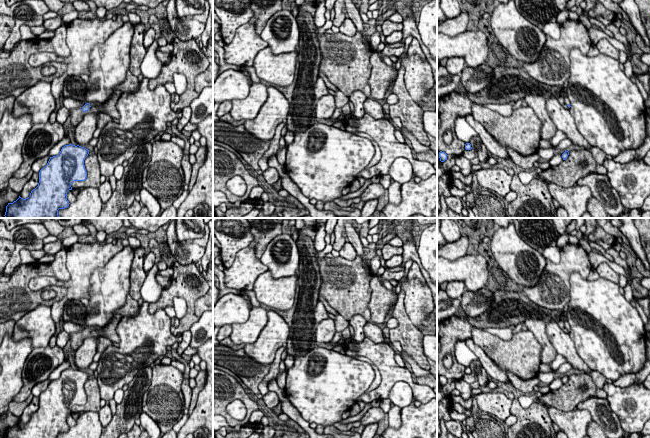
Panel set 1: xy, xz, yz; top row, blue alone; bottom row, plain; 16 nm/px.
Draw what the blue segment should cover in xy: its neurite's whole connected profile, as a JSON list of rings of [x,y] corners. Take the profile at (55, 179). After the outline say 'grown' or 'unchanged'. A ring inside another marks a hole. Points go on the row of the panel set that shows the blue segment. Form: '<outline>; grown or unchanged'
[[[79,145],[62,147],[60,153],[50,157],[47,165],[40,170],[38,186],[31,191],[30,196],[26,199],[19,196],[13,203],[8,203],[5,218],[62,218],[58,215],[58,210],[69,206],[67,192],[72,190],[72,183],[86,180],[84,160],[88,154],[89,150]]]; unchanged

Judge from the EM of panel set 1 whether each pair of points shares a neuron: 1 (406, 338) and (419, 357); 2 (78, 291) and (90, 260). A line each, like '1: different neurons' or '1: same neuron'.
1: same neuron
2: same neuron

